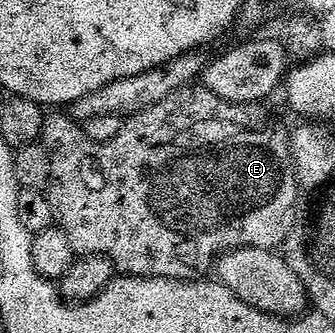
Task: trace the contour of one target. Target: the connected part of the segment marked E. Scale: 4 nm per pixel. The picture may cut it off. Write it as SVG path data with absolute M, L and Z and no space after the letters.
M187 87L176 91L176 95L168 95L164 103L156 103L156 107L148 107L148 111L140 111L135 117L123 124L120 135L112 139L112 143L92 143L88 139L85 128L69 115L63 117L47 116L42 132L41 144L48 151L48 159L52 163L50 188L48 196L52 203L52 215L57 228L68 235L68 243L72 243L75 257L88 255L104 255L112 261L115 270L124 277L159 277L169 281L200 281L206 273L215 268L216 262L223 253L233 253L236 249L268 249L278 251L283 248L292 231L294 210L298 207L298 175L294 160L290 158L290 133L282 130L270 118L270 113L261 104L233 105L212 91L201 87Z

